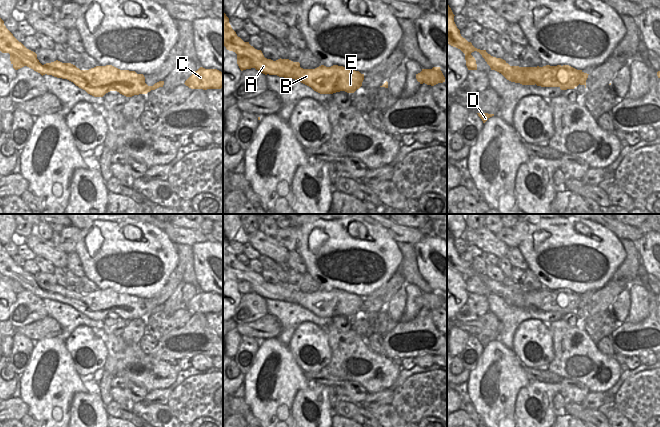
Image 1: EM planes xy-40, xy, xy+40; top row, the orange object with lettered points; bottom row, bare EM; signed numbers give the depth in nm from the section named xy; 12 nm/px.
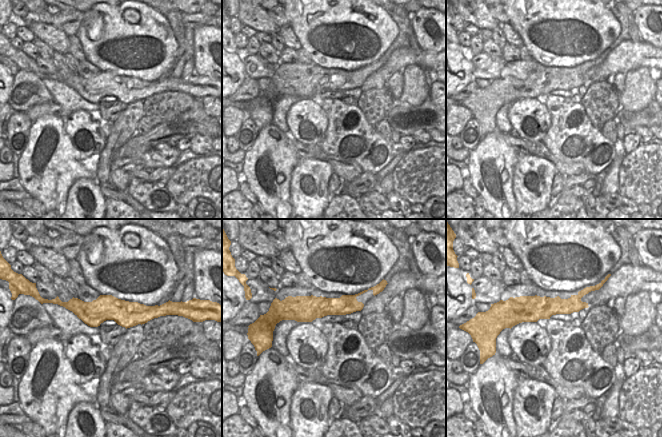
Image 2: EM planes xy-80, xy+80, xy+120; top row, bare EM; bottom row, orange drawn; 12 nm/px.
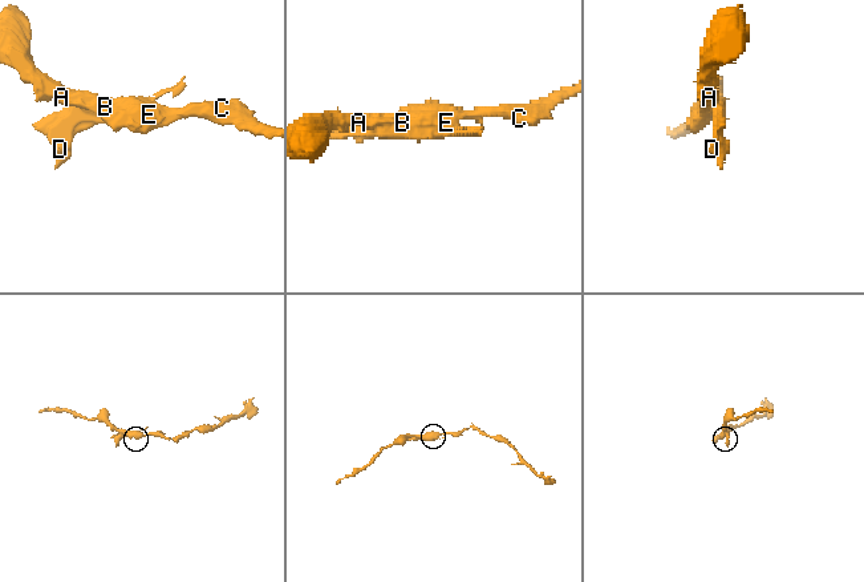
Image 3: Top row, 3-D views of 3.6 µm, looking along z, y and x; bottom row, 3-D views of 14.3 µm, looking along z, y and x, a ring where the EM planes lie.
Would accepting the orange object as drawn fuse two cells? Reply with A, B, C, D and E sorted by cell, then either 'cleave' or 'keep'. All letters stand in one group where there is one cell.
A B C E / D; cleave

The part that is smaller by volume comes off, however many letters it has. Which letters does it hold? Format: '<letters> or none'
D

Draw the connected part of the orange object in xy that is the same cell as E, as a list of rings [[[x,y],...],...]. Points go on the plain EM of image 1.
[[[224,236],[223,270],[237,278],[237,288],[241,295],[255,292],[265,299],[277,299],[279,301],[295,303],[320,318],[333,318],[340,315],[354,317],[362,310],[364,304],[364,298],[351,294],[349,300],[345,301],[345,306],[337,305],[339,310],[335,311],[333,301],[321,301],[319,299],[320,294],[317,292],[303,293],[300,291],[299,286],[293,286],[289,283],[280,282],[276,285],[267,283],[261,274],[255,273],[249,266],[244,266],[237,260],[229,247],[229,242]]]

